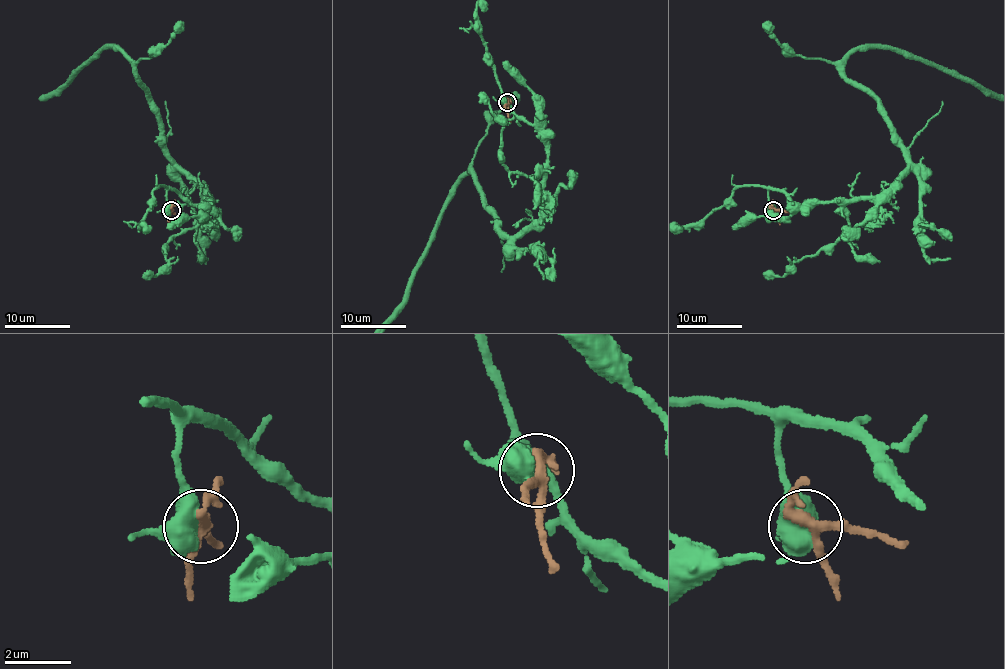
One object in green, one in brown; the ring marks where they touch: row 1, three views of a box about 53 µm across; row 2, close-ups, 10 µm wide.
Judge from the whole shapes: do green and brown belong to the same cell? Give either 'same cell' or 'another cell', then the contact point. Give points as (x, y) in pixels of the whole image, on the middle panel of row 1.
another cell | (507, 102)

